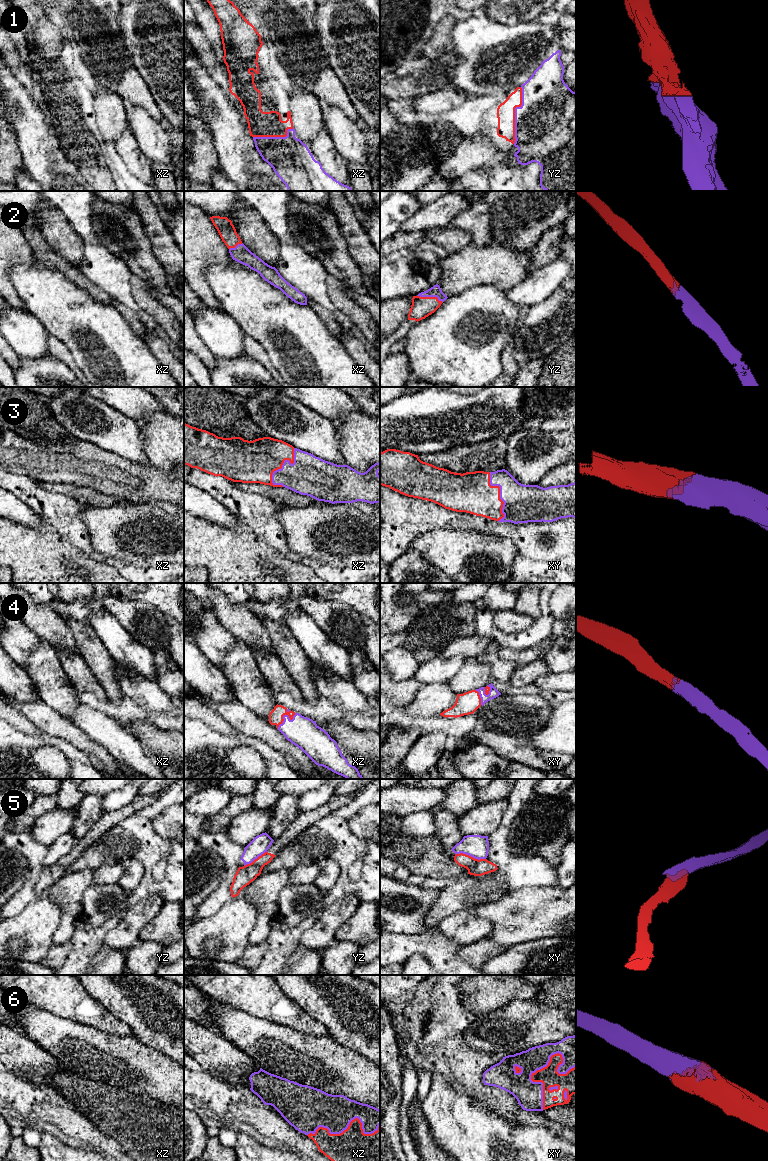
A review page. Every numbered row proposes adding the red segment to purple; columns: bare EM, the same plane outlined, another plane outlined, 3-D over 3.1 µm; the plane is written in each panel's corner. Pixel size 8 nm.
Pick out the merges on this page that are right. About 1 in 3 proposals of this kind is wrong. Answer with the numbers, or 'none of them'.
2, 3, 4, 6

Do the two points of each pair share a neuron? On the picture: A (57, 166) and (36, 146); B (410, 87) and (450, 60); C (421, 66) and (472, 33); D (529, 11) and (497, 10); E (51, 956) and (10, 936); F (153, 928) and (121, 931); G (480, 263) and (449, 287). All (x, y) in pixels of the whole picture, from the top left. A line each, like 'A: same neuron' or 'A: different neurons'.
A: same neuron
B: same neuron
C: different neurons
D: same neuron
E: different neurons
F: different neurons
G: same neuron

